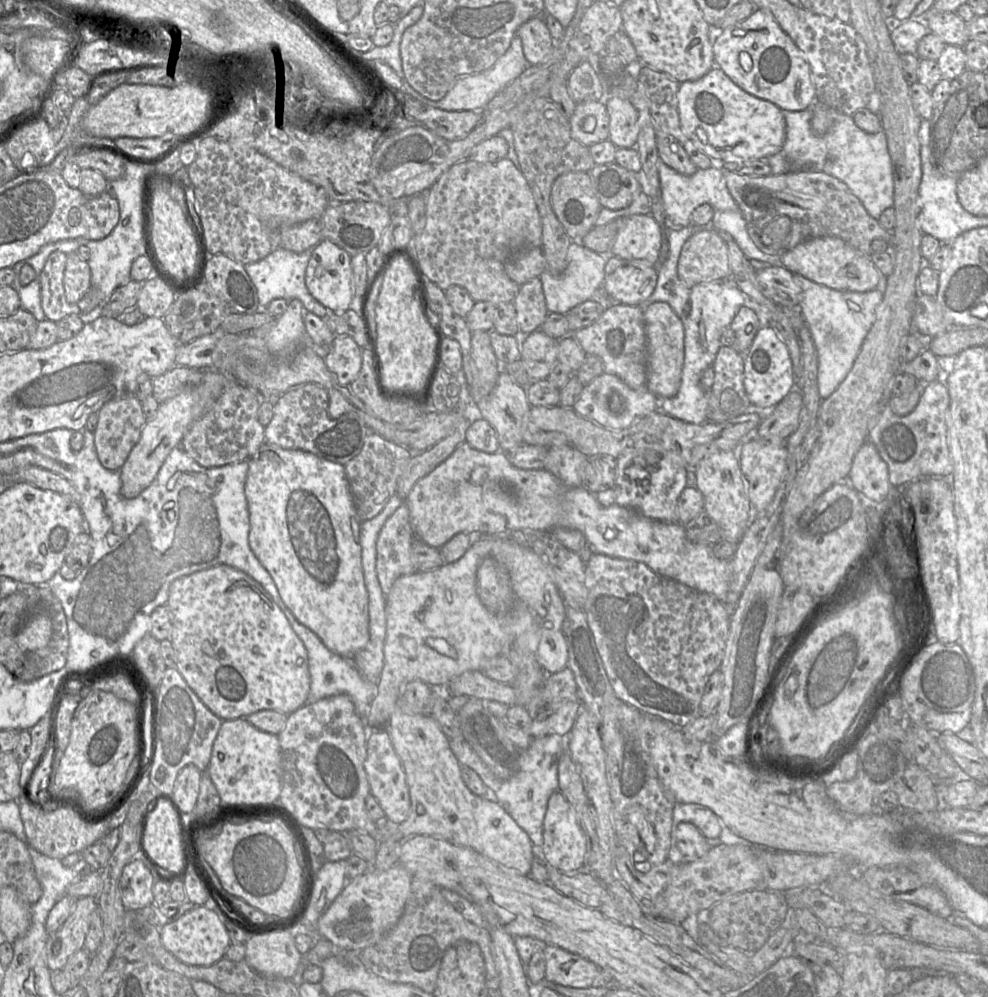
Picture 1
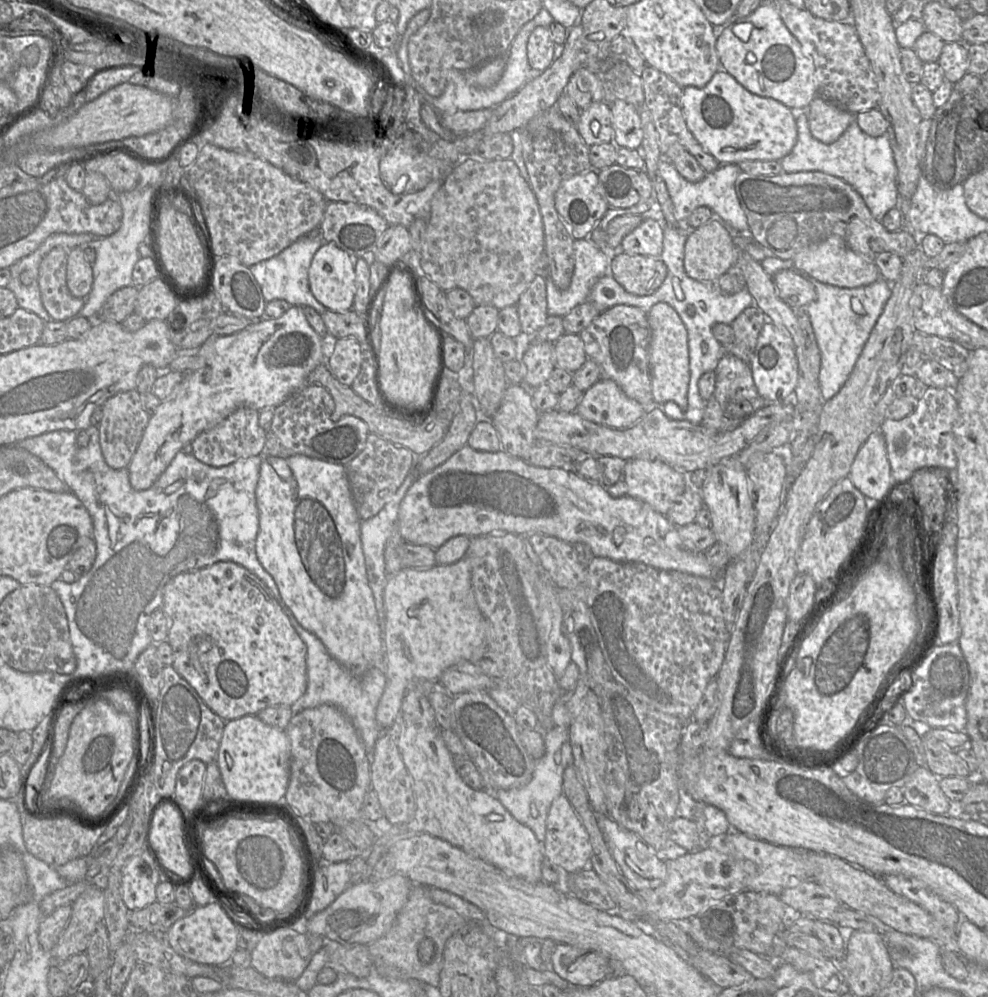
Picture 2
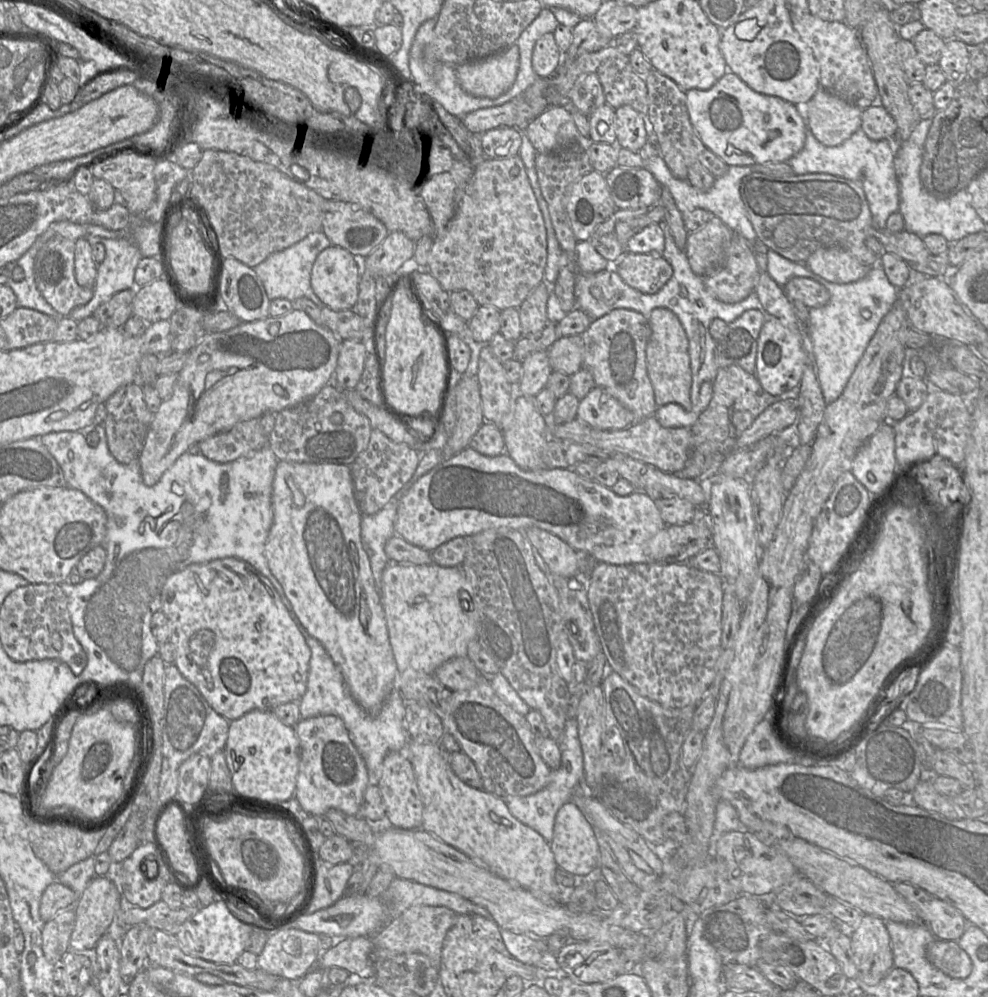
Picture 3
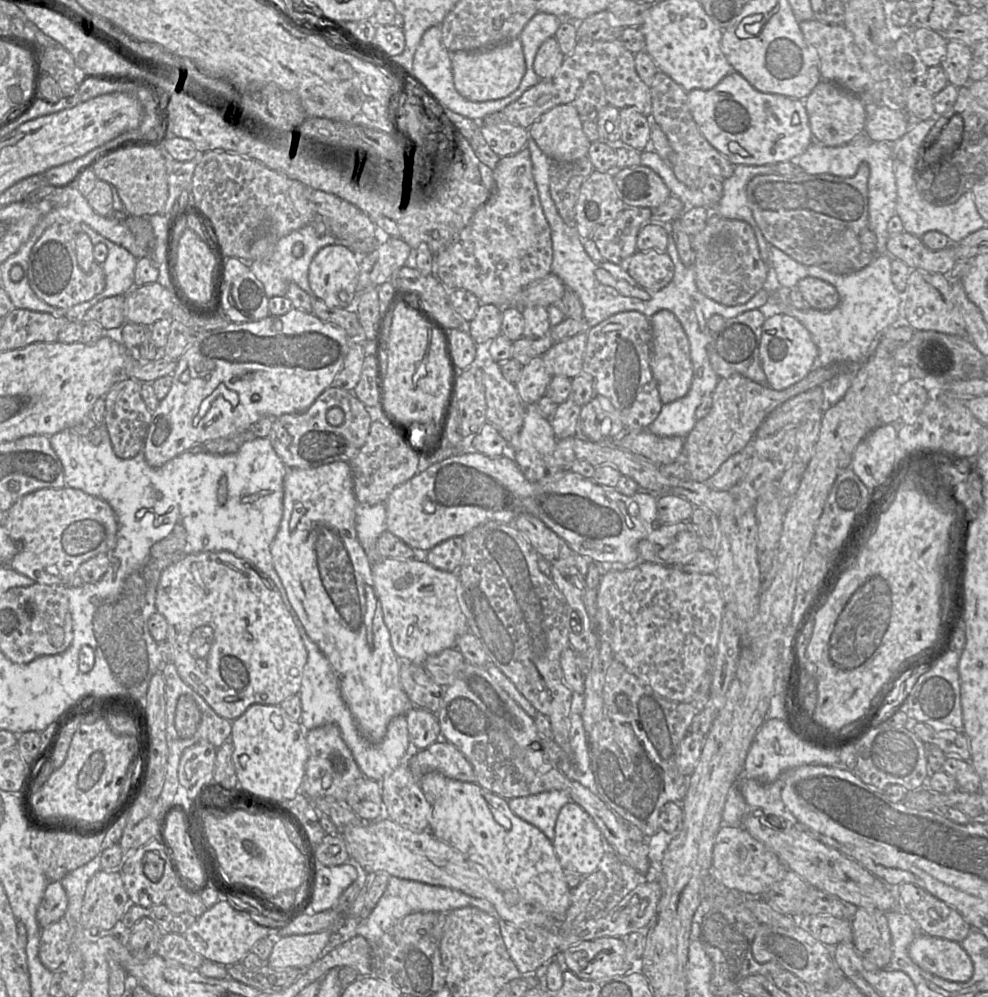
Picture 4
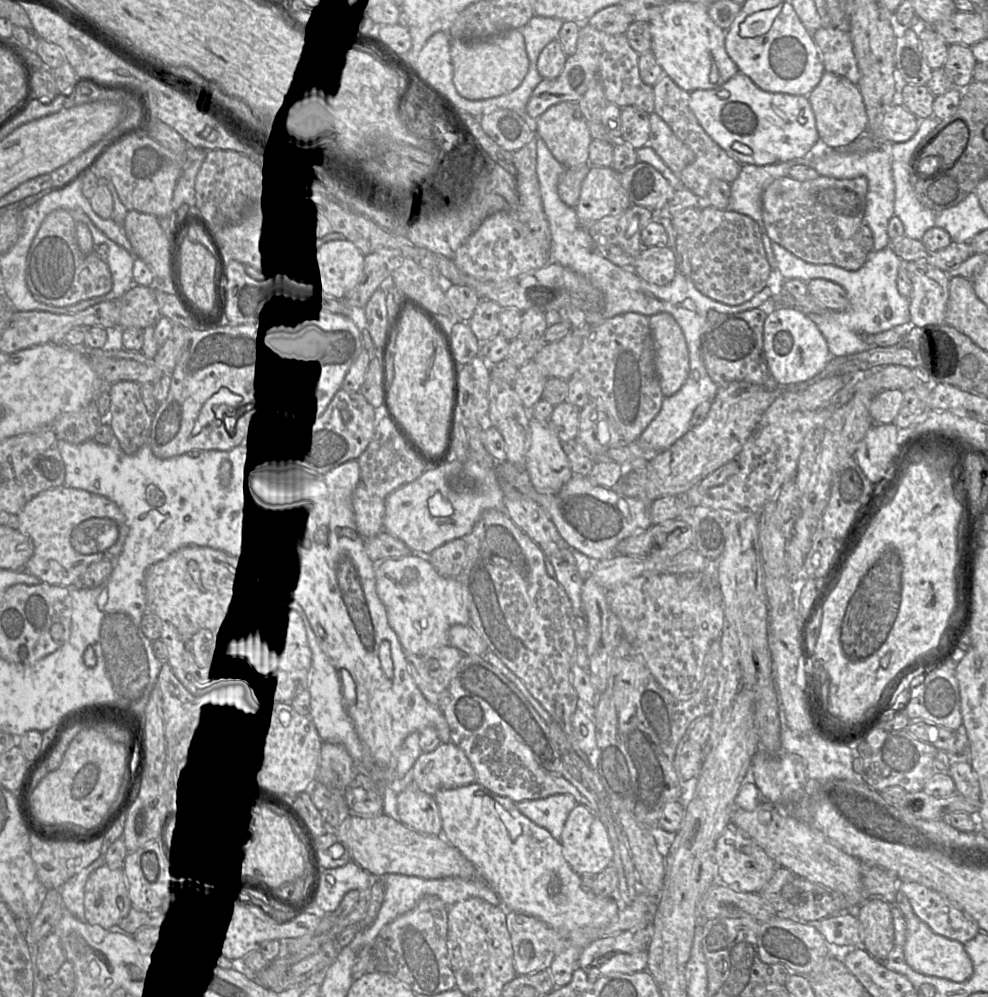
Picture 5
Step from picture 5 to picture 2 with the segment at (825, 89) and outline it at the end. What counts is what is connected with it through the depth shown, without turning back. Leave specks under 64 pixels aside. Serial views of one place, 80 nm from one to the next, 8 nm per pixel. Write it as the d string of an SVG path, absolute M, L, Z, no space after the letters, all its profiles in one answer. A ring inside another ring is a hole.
M816 95L808 106L810 131L822 143L834 143L853 121L855 121L853 113L820 96Z

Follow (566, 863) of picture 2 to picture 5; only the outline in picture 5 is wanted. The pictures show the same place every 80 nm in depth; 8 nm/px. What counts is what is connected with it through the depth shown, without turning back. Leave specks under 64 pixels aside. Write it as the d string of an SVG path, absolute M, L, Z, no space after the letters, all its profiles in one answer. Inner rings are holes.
M578 804L570 812L560 839L562 854L574 872L579 875L599 874L613 859L613 848L606 826L599 816Z

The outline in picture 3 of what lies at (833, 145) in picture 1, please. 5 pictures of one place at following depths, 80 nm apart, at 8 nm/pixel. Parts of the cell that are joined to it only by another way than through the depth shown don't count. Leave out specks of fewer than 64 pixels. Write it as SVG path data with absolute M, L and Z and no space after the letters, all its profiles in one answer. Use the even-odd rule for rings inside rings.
M807 127L803 149L789 160L796 175L826 173L859 181L877 228L885 229L887 218L899 210L899 185L895 173L895 144L890 140L871 140L859 128L838 146L826 146L817 140Z

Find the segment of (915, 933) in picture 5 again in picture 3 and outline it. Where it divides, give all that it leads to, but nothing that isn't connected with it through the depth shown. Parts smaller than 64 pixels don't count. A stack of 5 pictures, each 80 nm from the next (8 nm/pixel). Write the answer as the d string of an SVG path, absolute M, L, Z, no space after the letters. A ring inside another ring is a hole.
M936 939L926 950L930 963L951 978L965 979L972 971L967 953L956 941Z

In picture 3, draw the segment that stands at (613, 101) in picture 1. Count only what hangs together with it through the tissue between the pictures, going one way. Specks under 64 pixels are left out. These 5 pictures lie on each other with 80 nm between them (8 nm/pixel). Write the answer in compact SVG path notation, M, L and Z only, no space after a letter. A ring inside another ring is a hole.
M622 105L615 109L615 130L618 148L638 152L651 141L646 115L642 115L630 105Z

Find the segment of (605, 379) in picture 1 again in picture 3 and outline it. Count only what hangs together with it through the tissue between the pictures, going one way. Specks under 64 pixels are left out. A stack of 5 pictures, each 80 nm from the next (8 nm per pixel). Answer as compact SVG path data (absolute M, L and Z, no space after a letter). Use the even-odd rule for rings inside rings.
M598 386L580 400L577 418L600 430L621 430L635 423L634 414Z

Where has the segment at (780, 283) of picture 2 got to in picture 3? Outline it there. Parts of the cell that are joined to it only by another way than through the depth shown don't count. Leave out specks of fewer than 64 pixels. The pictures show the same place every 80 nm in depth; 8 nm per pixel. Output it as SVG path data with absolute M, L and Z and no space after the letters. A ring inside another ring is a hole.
M793 277L782 288L790 301L800 301L809 308L823 307L830 300L827 288L813 279Z

